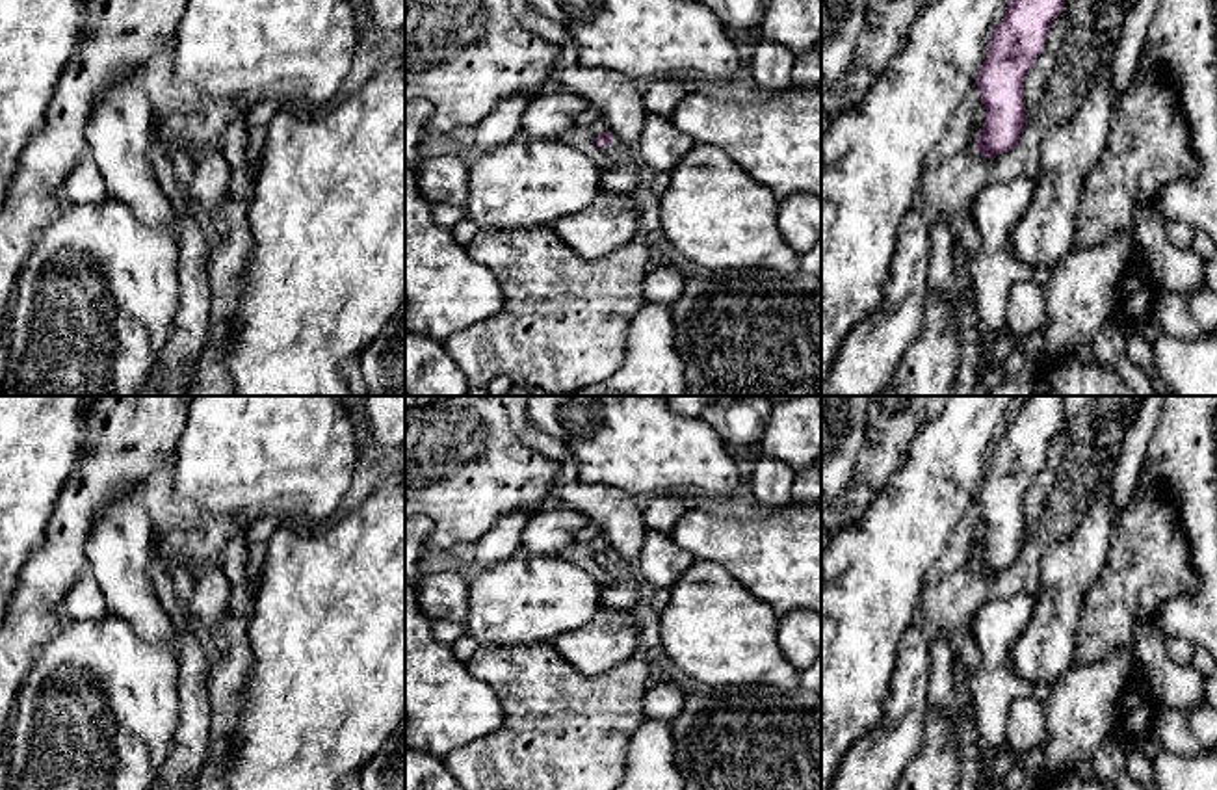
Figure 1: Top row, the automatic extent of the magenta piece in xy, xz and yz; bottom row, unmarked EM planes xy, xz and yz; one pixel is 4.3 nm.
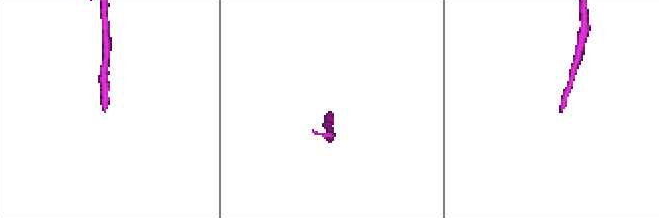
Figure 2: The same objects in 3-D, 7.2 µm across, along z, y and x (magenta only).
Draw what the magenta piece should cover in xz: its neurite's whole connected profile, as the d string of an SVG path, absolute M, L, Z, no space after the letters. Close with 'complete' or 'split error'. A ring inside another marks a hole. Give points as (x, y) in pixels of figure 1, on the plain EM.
M604 548L596 552L596 561L611 574L611 584L602 589L602 606L634 608L648 595L635 565L626 561L617 550Z | split error

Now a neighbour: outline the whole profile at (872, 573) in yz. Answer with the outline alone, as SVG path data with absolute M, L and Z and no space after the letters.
M946 396L942 413L914 437L905 467L873 498L864 517L832 533L821 552L821 790L831 790L853 744L884 714L897 647L916 623L920 593L964 511L975 500L994 448L994 431L1007 420L1014 396Z

